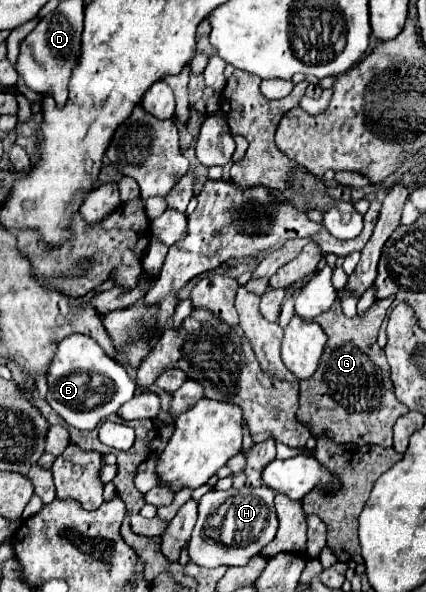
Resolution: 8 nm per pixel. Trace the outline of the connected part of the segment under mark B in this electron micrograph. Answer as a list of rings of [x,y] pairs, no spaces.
[[[84,334],[66,336],[48,366],[48,394],[46,402],[74,428],[78,430],[94,430],[98,422],[106,416],[114,414],[124,402],[134,396],[136,384],[128,378],[126,370],[104,356],[104,350]]]

